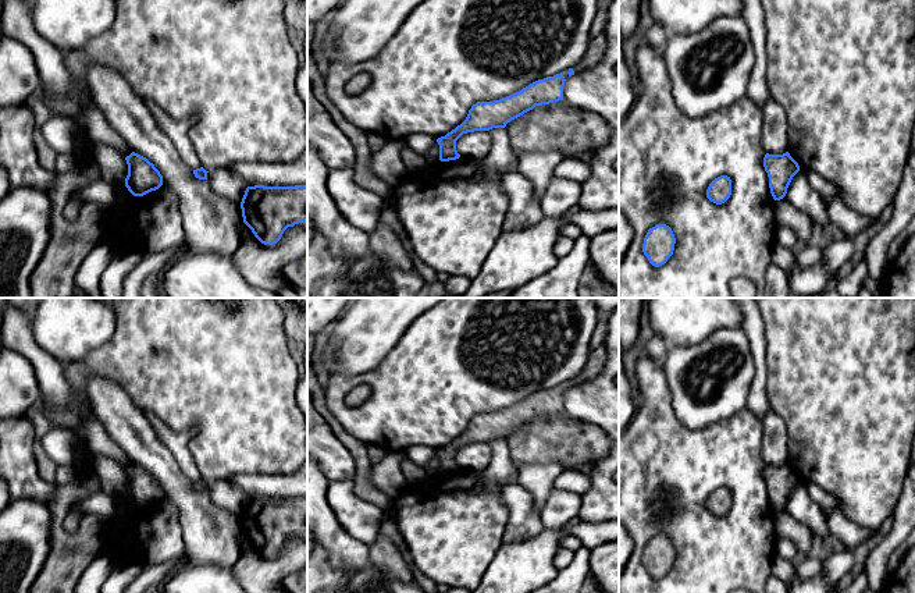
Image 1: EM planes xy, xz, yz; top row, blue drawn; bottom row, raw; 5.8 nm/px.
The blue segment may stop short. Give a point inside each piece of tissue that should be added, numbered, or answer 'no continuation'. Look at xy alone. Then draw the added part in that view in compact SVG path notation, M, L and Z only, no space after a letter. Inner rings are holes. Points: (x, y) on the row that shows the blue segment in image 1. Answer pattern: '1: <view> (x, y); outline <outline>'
no continuation

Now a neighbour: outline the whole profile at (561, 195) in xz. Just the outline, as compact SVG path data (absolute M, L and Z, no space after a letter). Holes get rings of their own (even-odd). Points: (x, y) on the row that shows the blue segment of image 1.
M553 177L541 196L540 206L546 217L563 217L576 205L581 196L581 184Z

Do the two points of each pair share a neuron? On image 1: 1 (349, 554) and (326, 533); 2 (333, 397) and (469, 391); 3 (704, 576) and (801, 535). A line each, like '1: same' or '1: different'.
1: same
2: same
3: different

